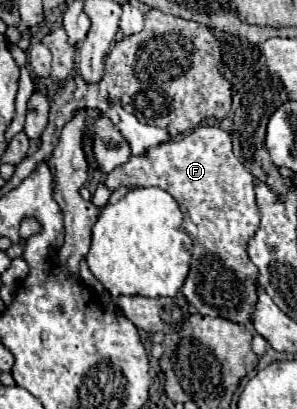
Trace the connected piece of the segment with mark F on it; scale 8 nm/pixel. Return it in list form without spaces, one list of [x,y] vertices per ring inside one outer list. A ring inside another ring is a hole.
[[[201,125],[191,135],[179,141],[171,141],[171,143],[149,149],[145,157],[133,155],[125,165],[117,167],[115,171],[107,175],[105,187],[111,191],[119,187],[127,187],[127,189],[161,187],[169,195],[173,195],[173,199],[181,207],[181,213],[185,215],[183,229],[187,231],[187,235],[193,239],[193,245],[195,245],[191,269],[189,269],[189,275],[185,279],[181,293],[185,295],[189,305],[193,305],[201,315],[223,317],[239,325],[251,325],[253,309],[257,305],[259,281],[257,281],[257,267],[251,263],[247,255],[247,241],[257,231],[261,213],[259,213],[259,205],[255,199],[255,179],[243,167],[243,163],[233,155],[229,131],[221,129],[219,125]]]

